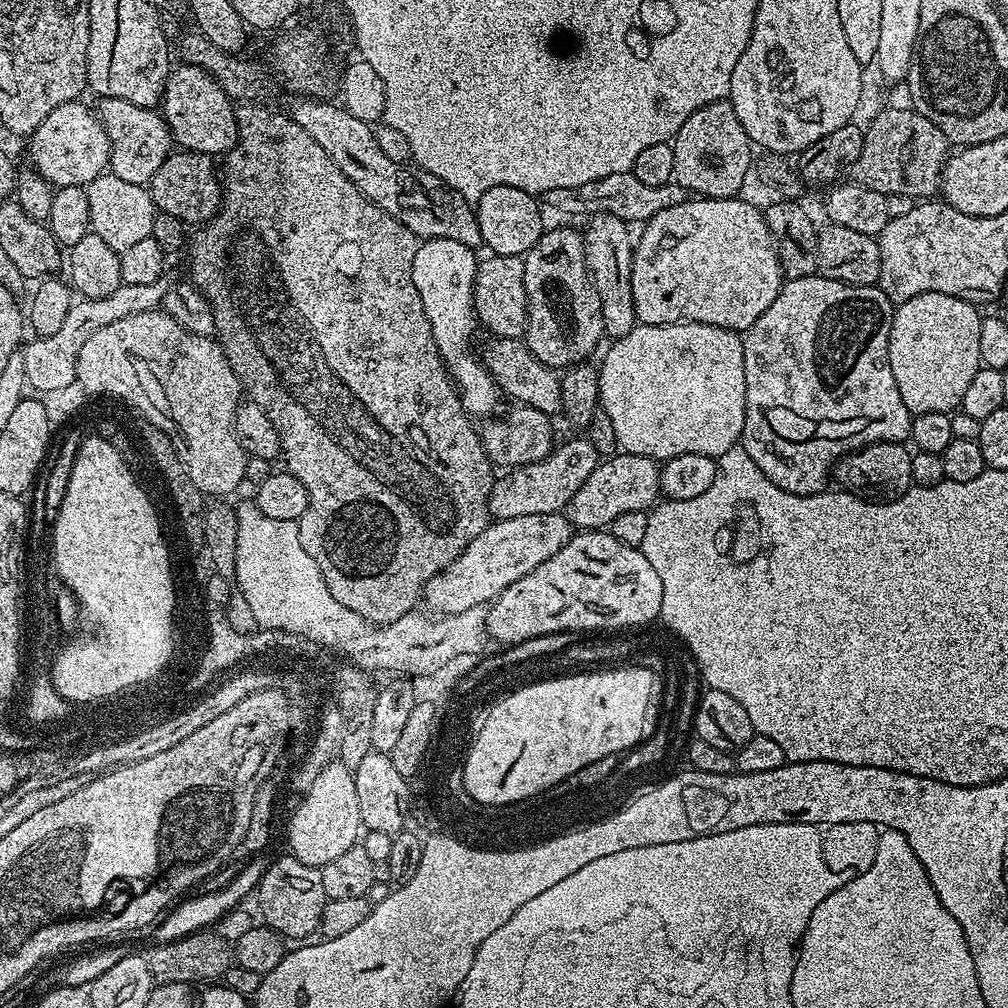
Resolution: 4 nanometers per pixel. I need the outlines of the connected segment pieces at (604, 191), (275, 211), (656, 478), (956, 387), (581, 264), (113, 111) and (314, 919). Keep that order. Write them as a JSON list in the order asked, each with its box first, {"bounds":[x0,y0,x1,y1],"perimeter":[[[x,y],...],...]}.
[{"bounds":[542,172,686,222],"perimeter":[[[632,172],[622,174],[606,174],[606,178],[598,178],[594,182],[586,182],[586,186],[577,188],[563,188],[562,190],[550,190],[543,193],[542,200],[556,212],[565,212],[568,216],[613,216],[625,222],[640,220],[647,222],[658,214],[658,210],[666,210],[666,206],[678,206],[678,202],[686,199],[685,189],[673,182],[662,186],[645,186],[638,182],[638,178]]]},{"bounds":[187,102,494,626],"perimeter":[[[244,102],[236,108],[238,134],[236,135],[235,146],[232,147],[231,152],[227,153],[225,160],[228,161],[225,162],[224,168],[222,164],[220,211],[197,231],[200,233],[193,240],[191,237],[190,247],[187,249],[187,252],[189,251],[188,268],[192,271],[190,280],[191,283],[195,284],[197,290],[207,298],[208,304],[212,308],[218,343],[224,349],[234,374],[239,378],[241,389],[246,393],[247,399],[253,400],[267,414],[270,422],[274,422],[274,430],[278,430],[278,438],[280,439],[282,460],[288,463],[285,464],[287,471],[291,472],[294,478],[298,478],[298,482],[302,482],[302,486],[306,486],[308,509],[301,514],[298,521],[300,526],[298,538],[302,542],[306,554],[310,554],[310,558],[314,558],[314,562],[318,562],[318,570],[322,570],[322,578],[326,582],[326,590],[330,590],[330,594],[334,594],[334,598],[338,598],[338,602],[342,602],[342,606],[349,607],[350,610],[354,610],[354,613],[361,615],[368,625],[381,626],[397,622],[398,618],[402,618],[403,615],[413,611],[417,607],[416,599],[421,599],[427,583],[440,571],[446,570],[466,550],[470,542],[473,542],[478,534],[482,534],[488,528],[490,523],[488,499],[492,493],[494,483],[494,475],[492,476],[494,465],[486,454],[481,433],[478,428],[472,425],[474,423],[473,417],[464,411],[464,403],[460,401],[458,389],[448,369],[444,367],[444,359],[441,358],[438,346],[434,342],[434,334],[430,330],[430,322],[426,318],[426,310],[422,306],[422,298],[418,298],[418,286],[414,286],[414,278],[412,277],[418,237],[410,230],[406,230],[406,226],[402,226],[402,222],[398,222],[390,214],[386,214],[381,210],[377,204],[367,200],[358,190],[358,186],[354,186],[354,182],[350,182],[350,178],[346,178],[346,174],[342,174],[342,170],[338,170],[338,166],[334,166],[330,154],[326,154],[326,150],[322,150],[322,146],[318,146],[318,142],[314,142],[314,138],[310,138],[310,134],[306,134],[306,130],[302,130],[302,126],[298,126],[298,122],[294,122],[291,116],[283,111],[280,112],[271,112],[270,109],[263,108],[260,102]]]},{"bounds":[566,451,661,530],"perimeter":[[[621,451],[611,458],[601,459],[594,474],[582,482],[582,490],[574,494],[568,503],[566,515],[576,530],[604,530],[612,525],[614,518],[629,510],[648,512],[661,499],[661,465],[648,456]]]},{"bounds":[888,292,982,416],"perimeter":[[[927,292],[895,305],[888,343],[890,370],[894,370],[898,394],[902,394],[902,402],[906,402],[906,410],[910,410],[913,416],[939,412],[952,414],[960,408],[962,394],[966,394],[966,386],[970,386],[974,374],[982,366],[978,350],[981,319],[982,312],[977,305],[970,303],[969,300],[954,298],[950,294]]]},{"bounds":[522,227,606,370],"perimeter":[[[549,227],[522,259],[528,299],[526,343],[534,358],[557,370],[585,363],[606,333],[602,302],[584,261],[583,235],[572,228]]]},{"bounds":[98,96,174,186],"perimeter":[[[106,96],[99,103],[98,115],[106,130],[106,138],[110,138],[108,168],[111,175],[123,178],[125,182],[134,182],[145,186],[151,185],[154,174],[158,174],[158,166],[162,166],[162,162],[166,162],[168,153],[174,148],[172,131],[168,129],[168,124],[164,121],[163,115],[156,108],[134,106],[134,102],[122,102],[122,98]]]},{"bounds":[254,854,326,942],"perimeter":[[[290,854],[283,855],[269,863],[268,869],[262,874],[260,885],[256,887],[254,900],[260,903],[263,923],[267,927],[289,941],[300,942],[311,937],[308,935],[315,933],[320,926],[326,899],[322,890],[322,874],[319,868],[306,866],[306,862],[298,862],[298,858]]]}]

